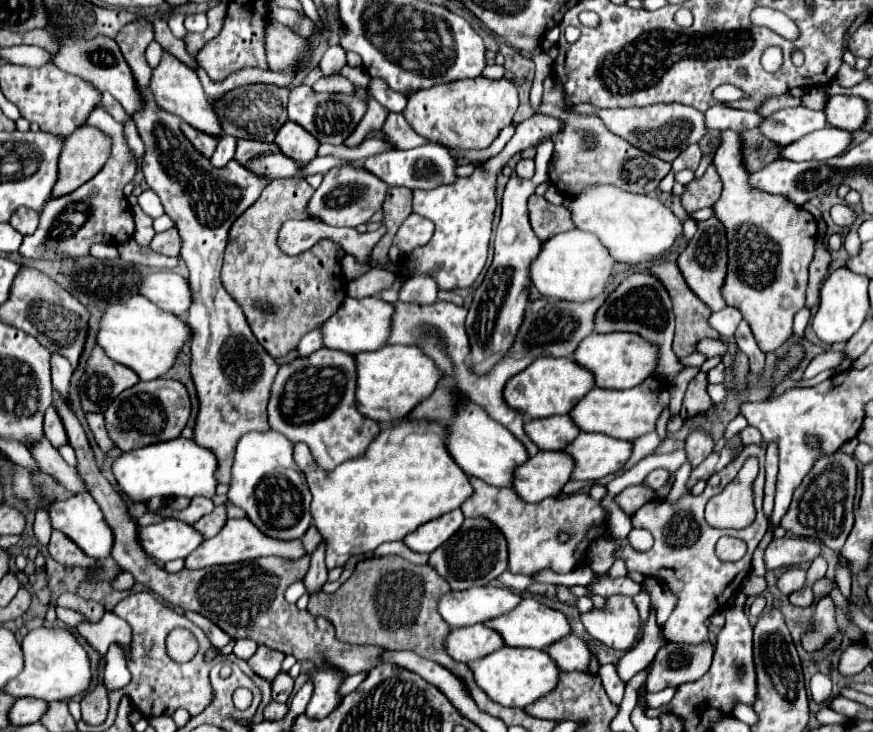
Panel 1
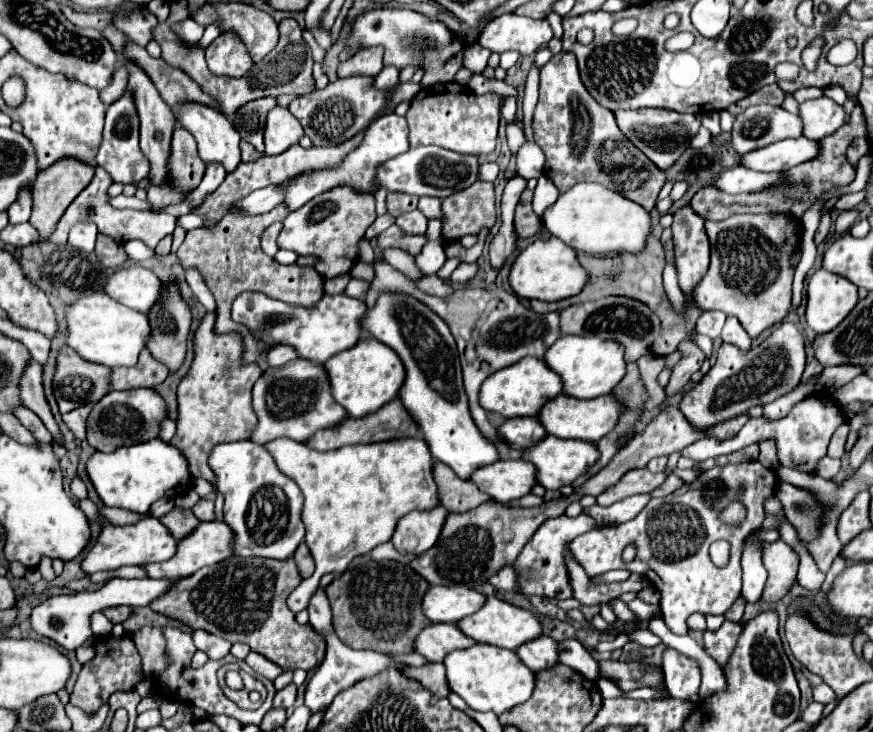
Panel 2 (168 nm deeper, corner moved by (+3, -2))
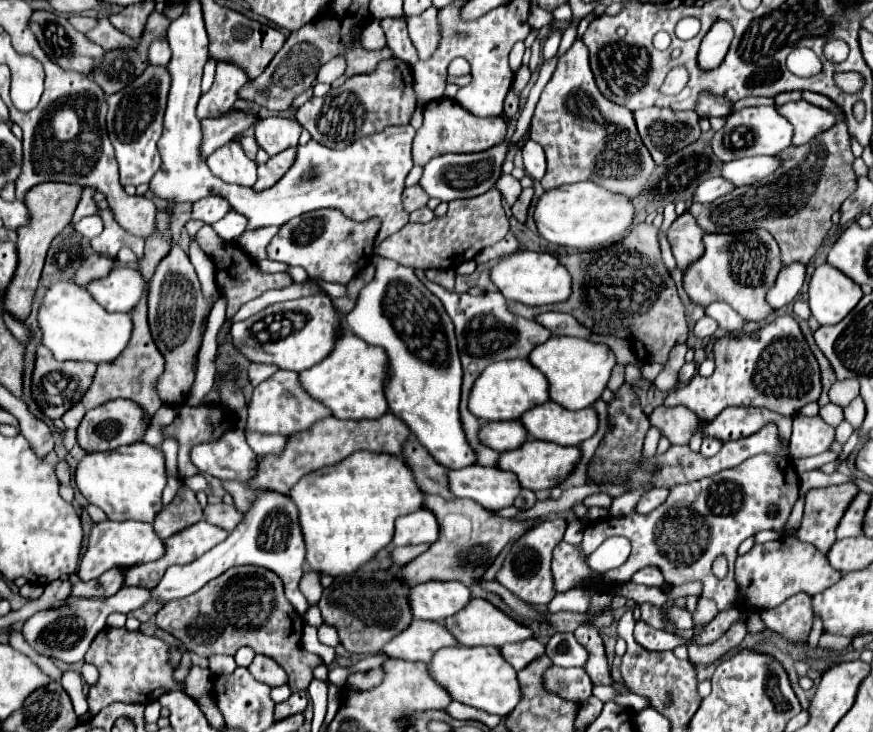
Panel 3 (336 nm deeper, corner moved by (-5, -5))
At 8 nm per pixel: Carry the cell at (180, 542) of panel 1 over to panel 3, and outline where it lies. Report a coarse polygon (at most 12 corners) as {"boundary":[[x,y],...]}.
{"boundary":[[100,521],[80,581],[164,555],[152,523]]}

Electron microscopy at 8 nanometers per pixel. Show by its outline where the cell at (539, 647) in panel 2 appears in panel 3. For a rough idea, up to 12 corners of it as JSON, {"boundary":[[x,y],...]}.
{"boundary":[[536,639],[502,645],[500,653],[516,671],[538,655]]}

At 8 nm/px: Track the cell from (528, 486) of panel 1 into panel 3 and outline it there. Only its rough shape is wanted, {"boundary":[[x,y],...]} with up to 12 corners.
{"boundary":[[496,467],[448,471],[454,497],[488,511],[510,507],[518,481]]}

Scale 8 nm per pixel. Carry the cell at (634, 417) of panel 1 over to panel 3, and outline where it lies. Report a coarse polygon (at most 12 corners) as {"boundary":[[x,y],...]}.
{"boundary":[[554,401],[520,421],[528,437],[580,445],[598,429],[592,407],[568,411]]}

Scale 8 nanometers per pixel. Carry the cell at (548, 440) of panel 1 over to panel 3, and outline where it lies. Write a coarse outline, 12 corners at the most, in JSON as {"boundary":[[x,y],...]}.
{"boundary":[[520,421],[482,423],[478,441],[512,451],[526,441]]}

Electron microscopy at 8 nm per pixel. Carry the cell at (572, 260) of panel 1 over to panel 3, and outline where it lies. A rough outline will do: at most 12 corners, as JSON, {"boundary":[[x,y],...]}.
{"boundary":[[512,253],[490,269],[506,301],[564,301],[570,273],[550,253]]}

